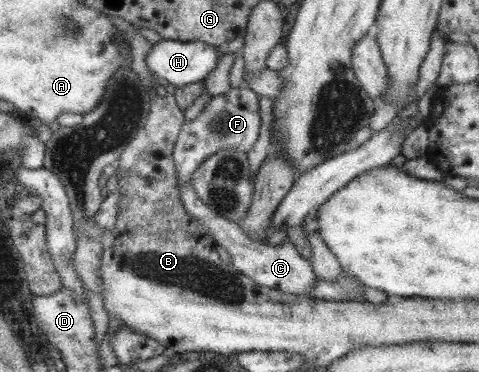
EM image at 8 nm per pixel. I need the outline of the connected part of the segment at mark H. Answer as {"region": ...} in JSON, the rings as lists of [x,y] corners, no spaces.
{"region":[[[162,39],[154,43],[148,50],[144,59],[148,74],[161,77],[169,85],[174,87],[184,86],[190,83],[202,82],[208,74],[216,67],[218,47],[201,41],[178,41]]]}

